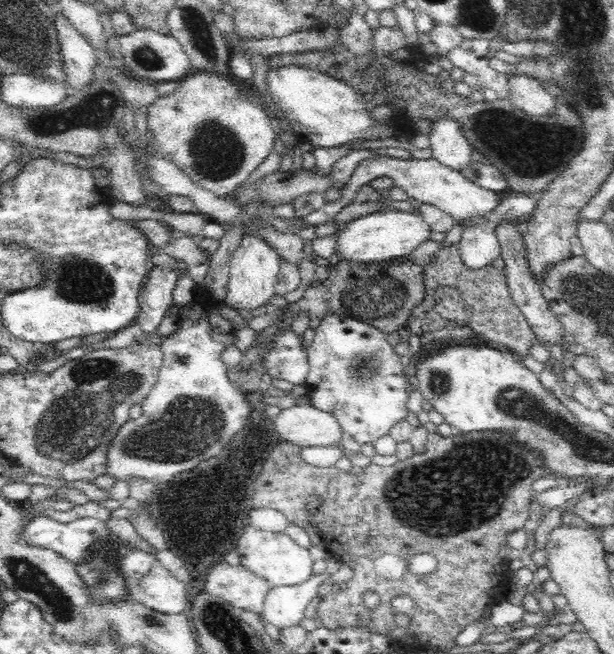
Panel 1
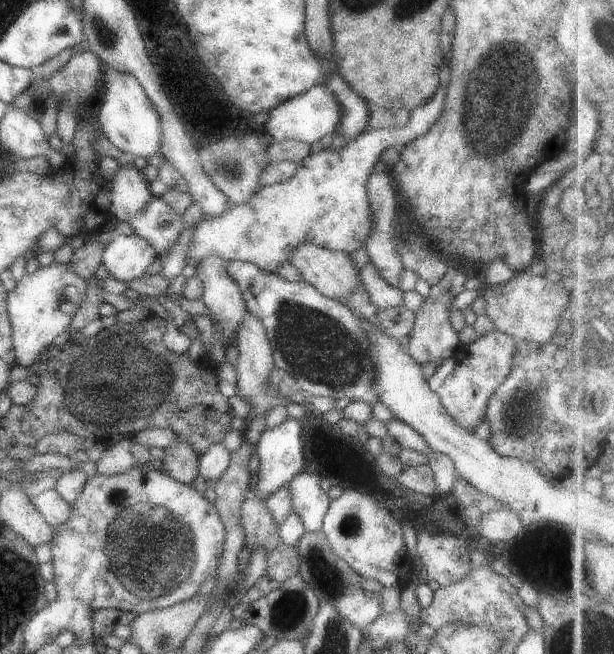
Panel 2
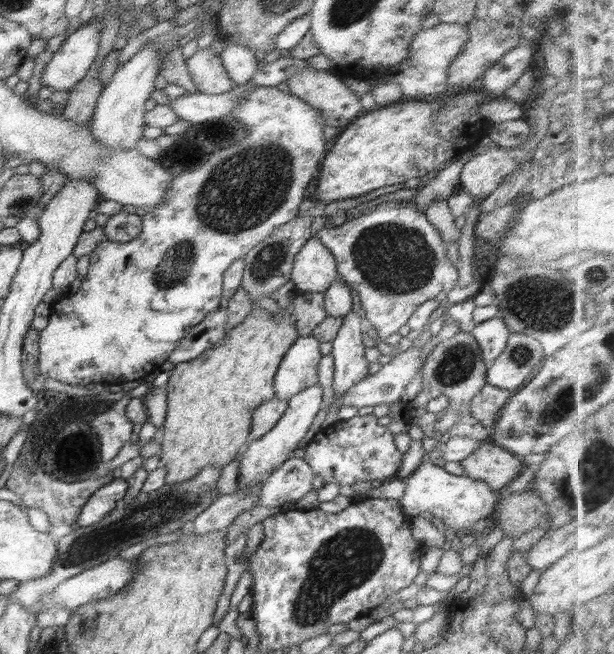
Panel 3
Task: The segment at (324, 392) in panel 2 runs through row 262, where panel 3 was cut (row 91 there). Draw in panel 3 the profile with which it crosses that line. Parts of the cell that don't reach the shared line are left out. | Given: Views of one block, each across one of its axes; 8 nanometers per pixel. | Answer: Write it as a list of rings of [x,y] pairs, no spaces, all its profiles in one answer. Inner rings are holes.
[[[252,82],[235,85],[232,90],[217,95],[187,93],[180,98],[171,98],[170,106],[176,111],[180,120],[187,121],[189,124],[202,124],[227,118],[245,98],[245,92],[249,92],[254,86]]]

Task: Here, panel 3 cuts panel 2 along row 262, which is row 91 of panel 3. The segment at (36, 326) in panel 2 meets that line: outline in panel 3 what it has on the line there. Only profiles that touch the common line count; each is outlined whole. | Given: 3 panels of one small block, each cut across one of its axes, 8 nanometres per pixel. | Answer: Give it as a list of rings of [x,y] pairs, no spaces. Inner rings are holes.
[[[91,24],[78,27],[70,34],[54,57],[44,68],[41,86],[49,86],[52,92],[71,90],[90,70],[99,54],[101,33]]]

